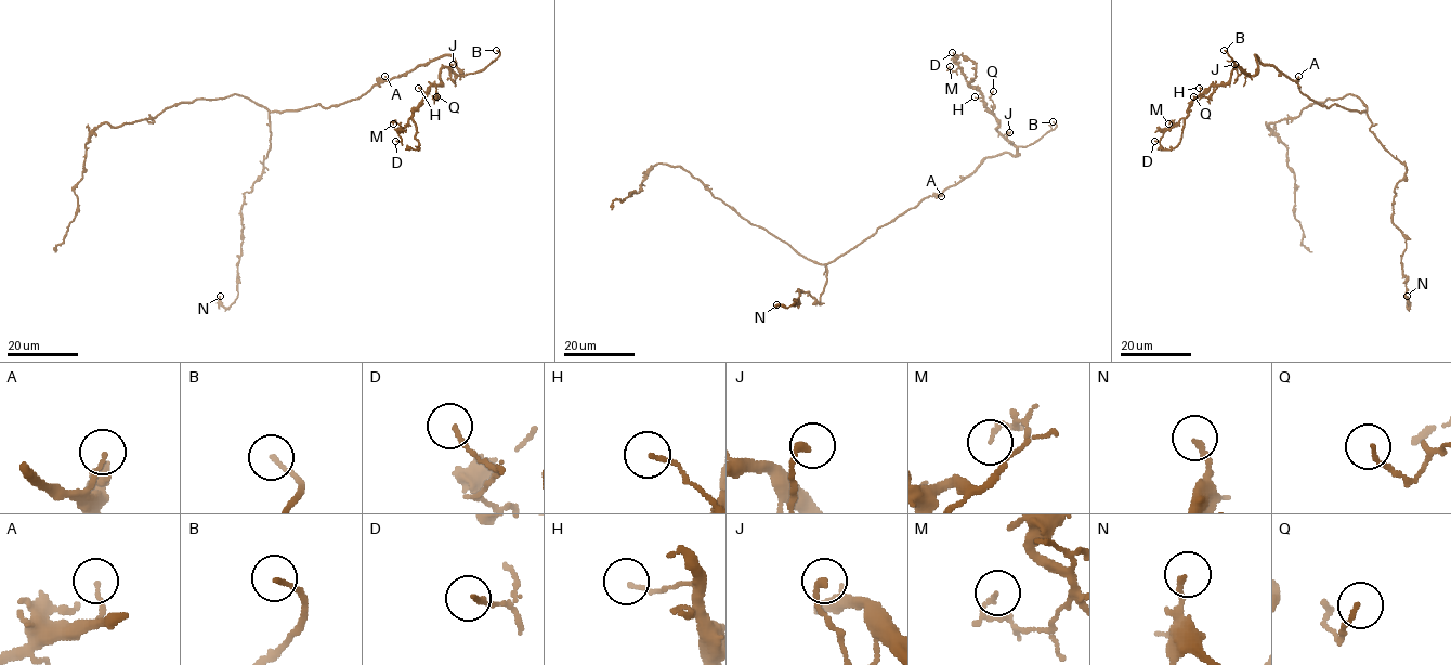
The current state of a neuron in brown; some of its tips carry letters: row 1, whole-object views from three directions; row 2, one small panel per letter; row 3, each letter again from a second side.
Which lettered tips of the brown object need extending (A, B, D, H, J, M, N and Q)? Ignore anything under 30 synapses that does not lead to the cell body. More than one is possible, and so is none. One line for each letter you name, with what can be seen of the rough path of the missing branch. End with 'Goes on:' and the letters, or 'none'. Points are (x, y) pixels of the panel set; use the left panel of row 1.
Goes on: B

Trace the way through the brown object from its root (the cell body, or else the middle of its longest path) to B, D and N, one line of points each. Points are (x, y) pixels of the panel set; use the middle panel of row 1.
B: (850, 250), (923, 199), (957, 184), (987, 157), (1016, 155), (1018, 146), (1033, 144), (1056, 127), (1053, 121)
D: (850, 250), (923, 199), (957, 184), (987, 157), (1017, 154), (952, 52)
N: (850, 250), (826, 264), (820, 303), (797, 290), (798, 303), (776, 304)

